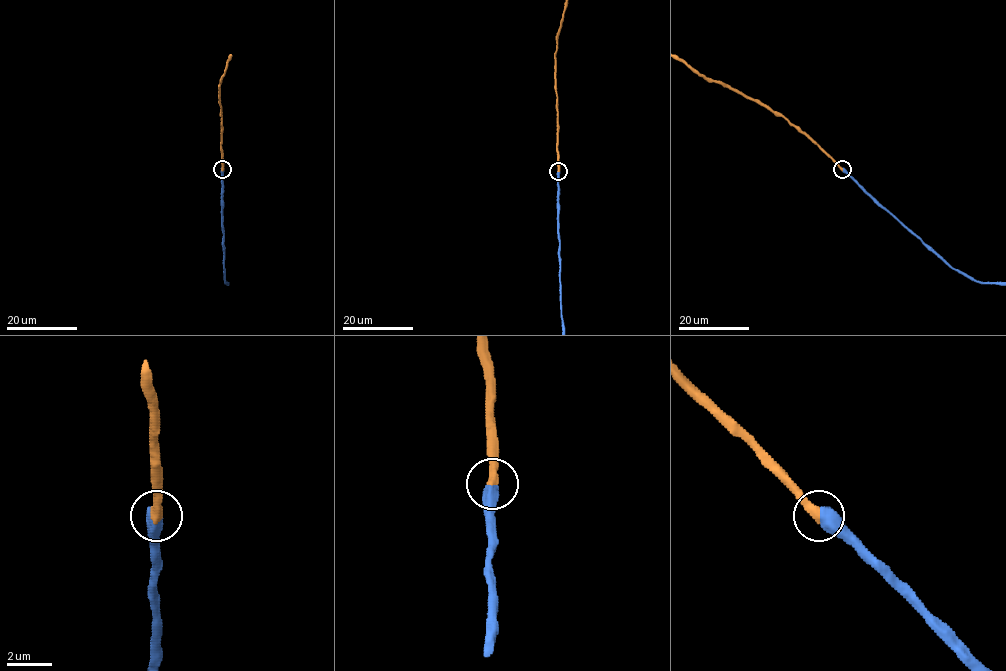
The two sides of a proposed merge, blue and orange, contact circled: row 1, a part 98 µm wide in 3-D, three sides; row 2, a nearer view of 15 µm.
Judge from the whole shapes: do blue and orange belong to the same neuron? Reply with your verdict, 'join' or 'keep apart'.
join

